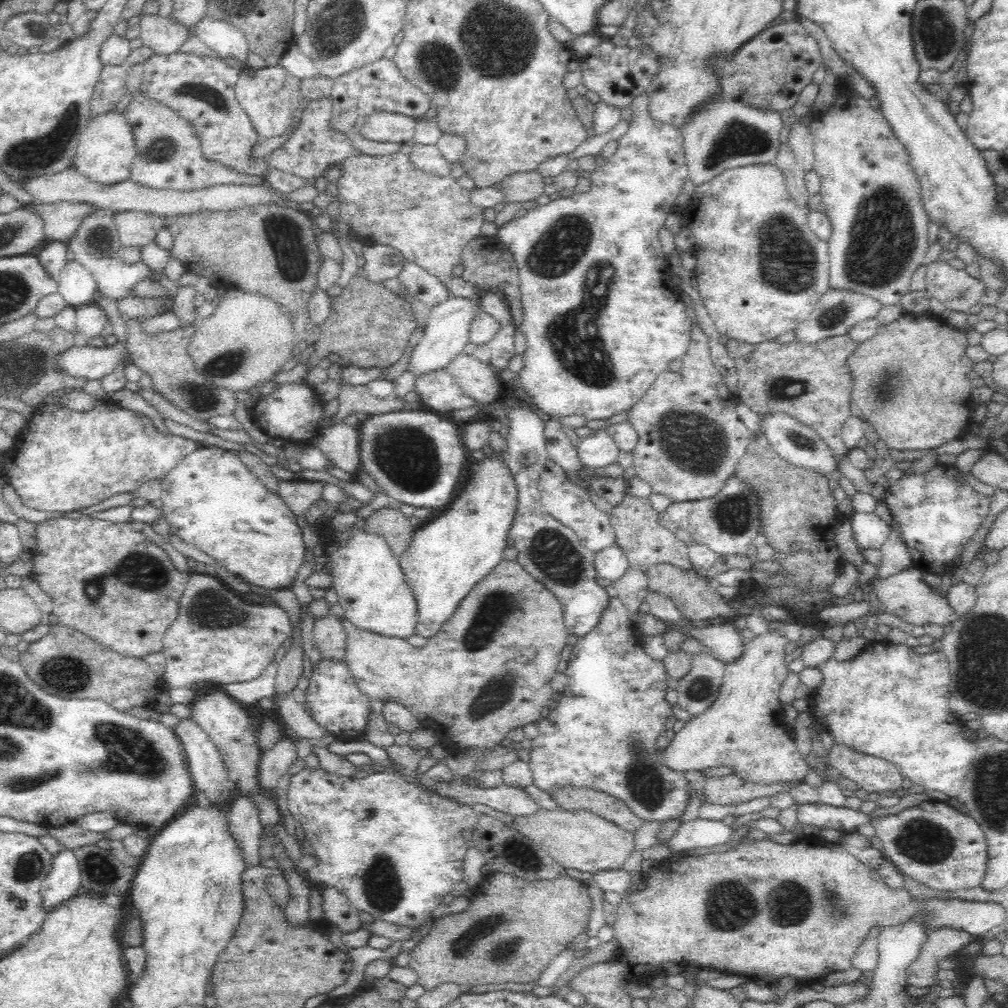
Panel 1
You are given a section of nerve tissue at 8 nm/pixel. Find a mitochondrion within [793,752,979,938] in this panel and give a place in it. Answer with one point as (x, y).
(922, 840)

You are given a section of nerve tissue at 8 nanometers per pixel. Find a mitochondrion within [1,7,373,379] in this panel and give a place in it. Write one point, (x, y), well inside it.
(51, 149)

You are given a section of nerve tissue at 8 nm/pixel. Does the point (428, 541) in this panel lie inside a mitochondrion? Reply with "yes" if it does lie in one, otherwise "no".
no

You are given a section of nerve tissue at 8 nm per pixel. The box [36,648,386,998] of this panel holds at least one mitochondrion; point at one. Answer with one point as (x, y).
(129, 751)

